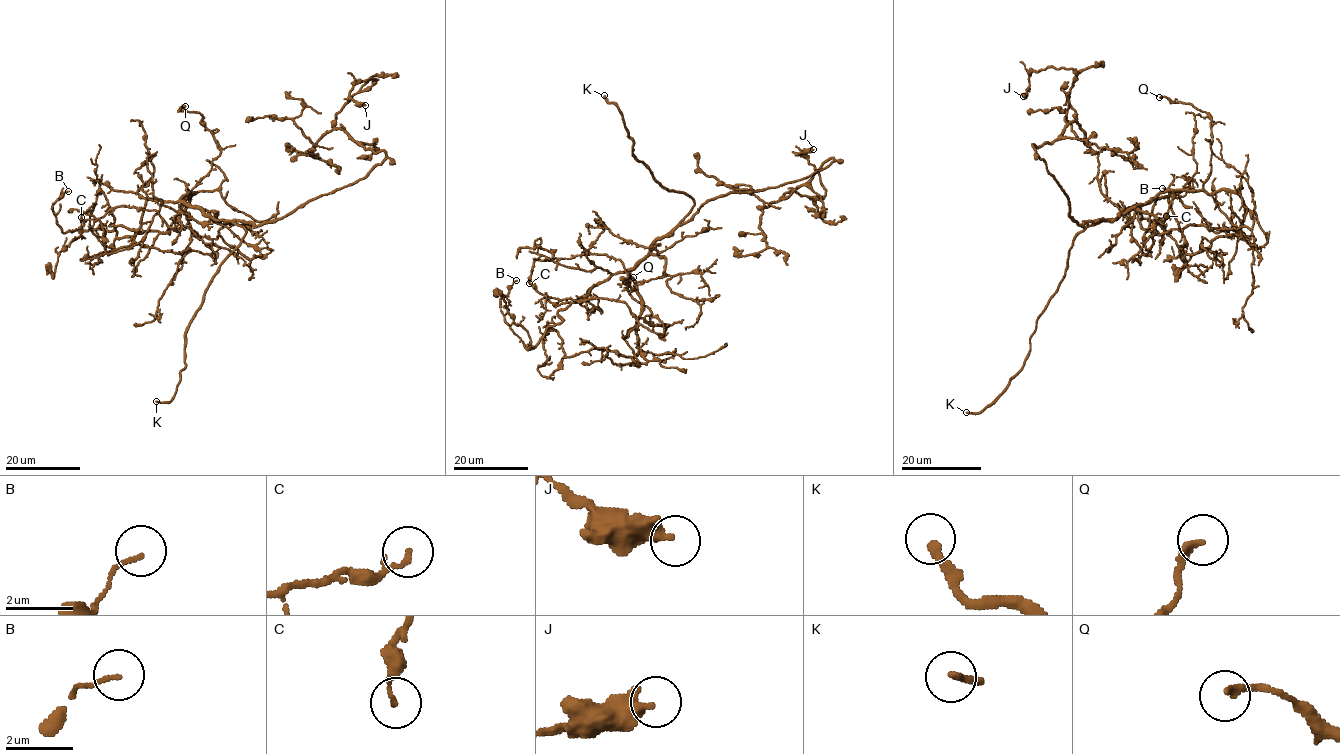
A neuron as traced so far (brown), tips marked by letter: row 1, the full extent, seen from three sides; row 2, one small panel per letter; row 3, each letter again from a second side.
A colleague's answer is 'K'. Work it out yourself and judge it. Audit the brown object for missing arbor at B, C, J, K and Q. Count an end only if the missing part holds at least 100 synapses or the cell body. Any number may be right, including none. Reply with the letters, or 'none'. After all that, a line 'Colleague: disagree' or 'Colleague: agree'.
K
Colleague: agree

